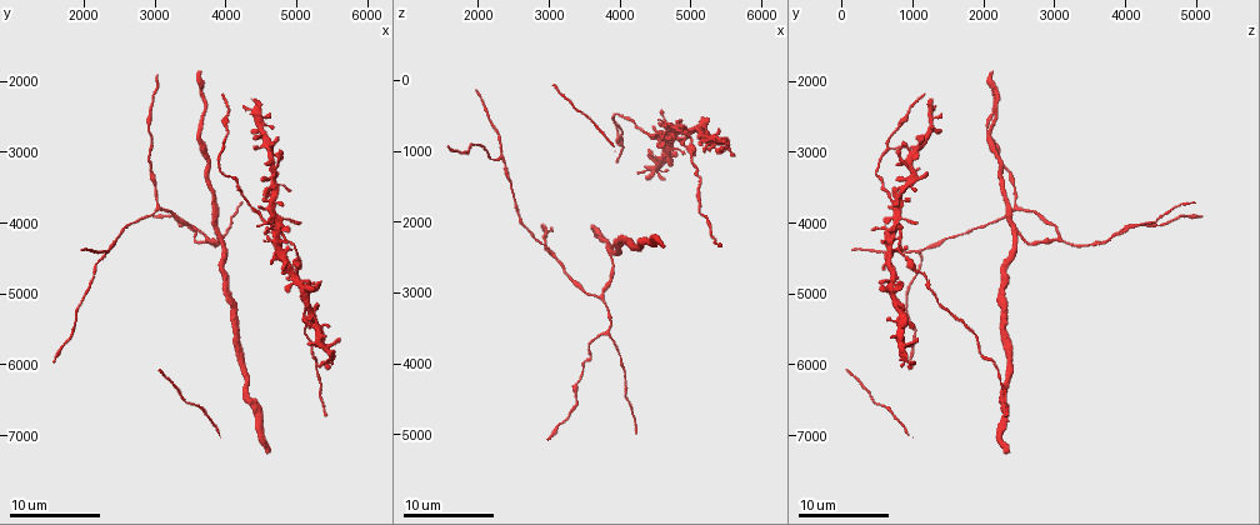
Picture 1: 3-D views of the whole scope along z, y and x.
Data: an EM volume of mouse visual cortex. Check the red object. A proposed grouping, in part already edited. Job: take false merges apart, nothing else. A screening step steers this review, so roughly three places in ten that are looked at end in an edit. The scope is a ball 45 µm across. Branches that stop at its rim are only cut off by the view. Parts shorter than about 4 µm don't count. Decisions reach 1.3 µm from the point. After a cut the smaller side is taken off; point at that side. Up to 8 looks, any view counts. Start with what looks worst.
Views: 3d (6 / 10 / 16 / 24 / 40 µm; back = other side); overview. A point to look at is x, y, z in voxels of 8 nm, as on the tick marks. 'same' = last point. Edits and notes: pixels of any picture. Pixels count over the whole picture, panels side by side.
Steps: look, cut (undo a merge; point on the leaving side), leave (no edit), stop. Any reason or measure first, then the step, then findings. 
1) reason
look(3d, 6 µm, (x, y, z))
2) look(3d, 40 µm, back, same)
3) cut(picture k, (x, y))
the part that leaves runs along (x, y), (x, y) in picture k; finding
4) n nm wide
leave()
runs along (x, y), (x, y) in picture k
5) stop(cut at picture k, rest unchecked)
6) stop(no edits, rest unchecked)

branch point
look(3d, 16 µm, (4650, 3950, 700))

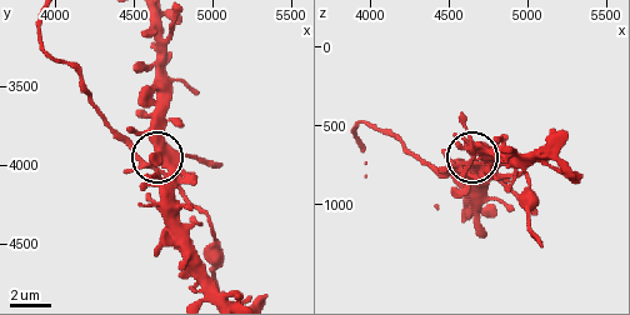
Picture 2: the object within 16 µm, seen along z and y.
side arm 16 µm
leave()
one neuron here

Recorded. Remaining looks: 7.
three arms meet
look(3d, 10 µm, (3900, 4200, 2550))

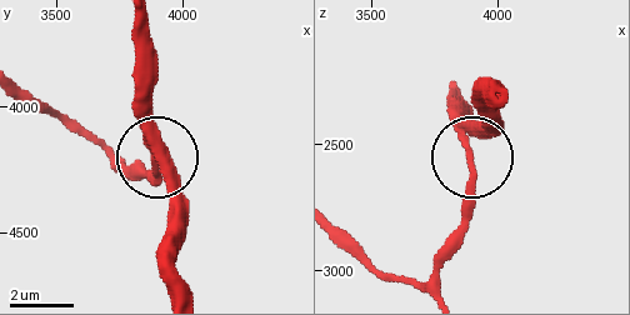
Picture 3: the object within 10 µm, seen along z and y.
230 nm wide
leave()
continuous, no second neuron

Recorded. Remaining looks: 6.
look(3d, 6 µm, (2300, 4450, 1100))

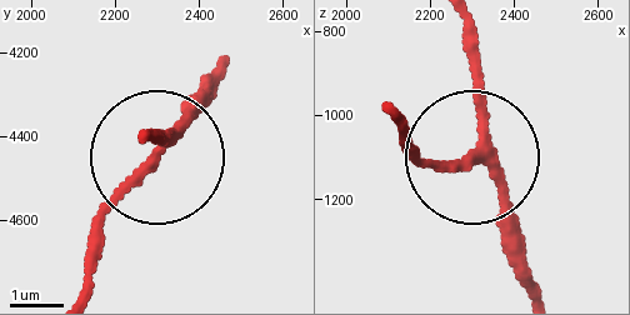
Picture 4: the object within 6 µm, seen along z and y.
3 arms
leave()
runs along (529, 294), (501, 186), (470, 155), (480, 30) in picture 4; all the same neuron

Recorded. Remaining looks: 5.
three arms meet
look(3d, 6 µm, (3750, 4250, 3050))

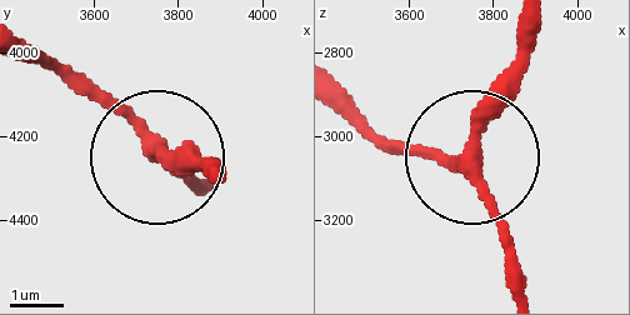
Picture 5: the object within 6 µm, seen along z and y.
side arm 20 µm
leave()
runs along (529, 26), (520, 80), (475, 160), (511, 264) in picture 5; one neuron here

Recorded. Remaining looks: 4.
stop(no edits, rest unchecked)

